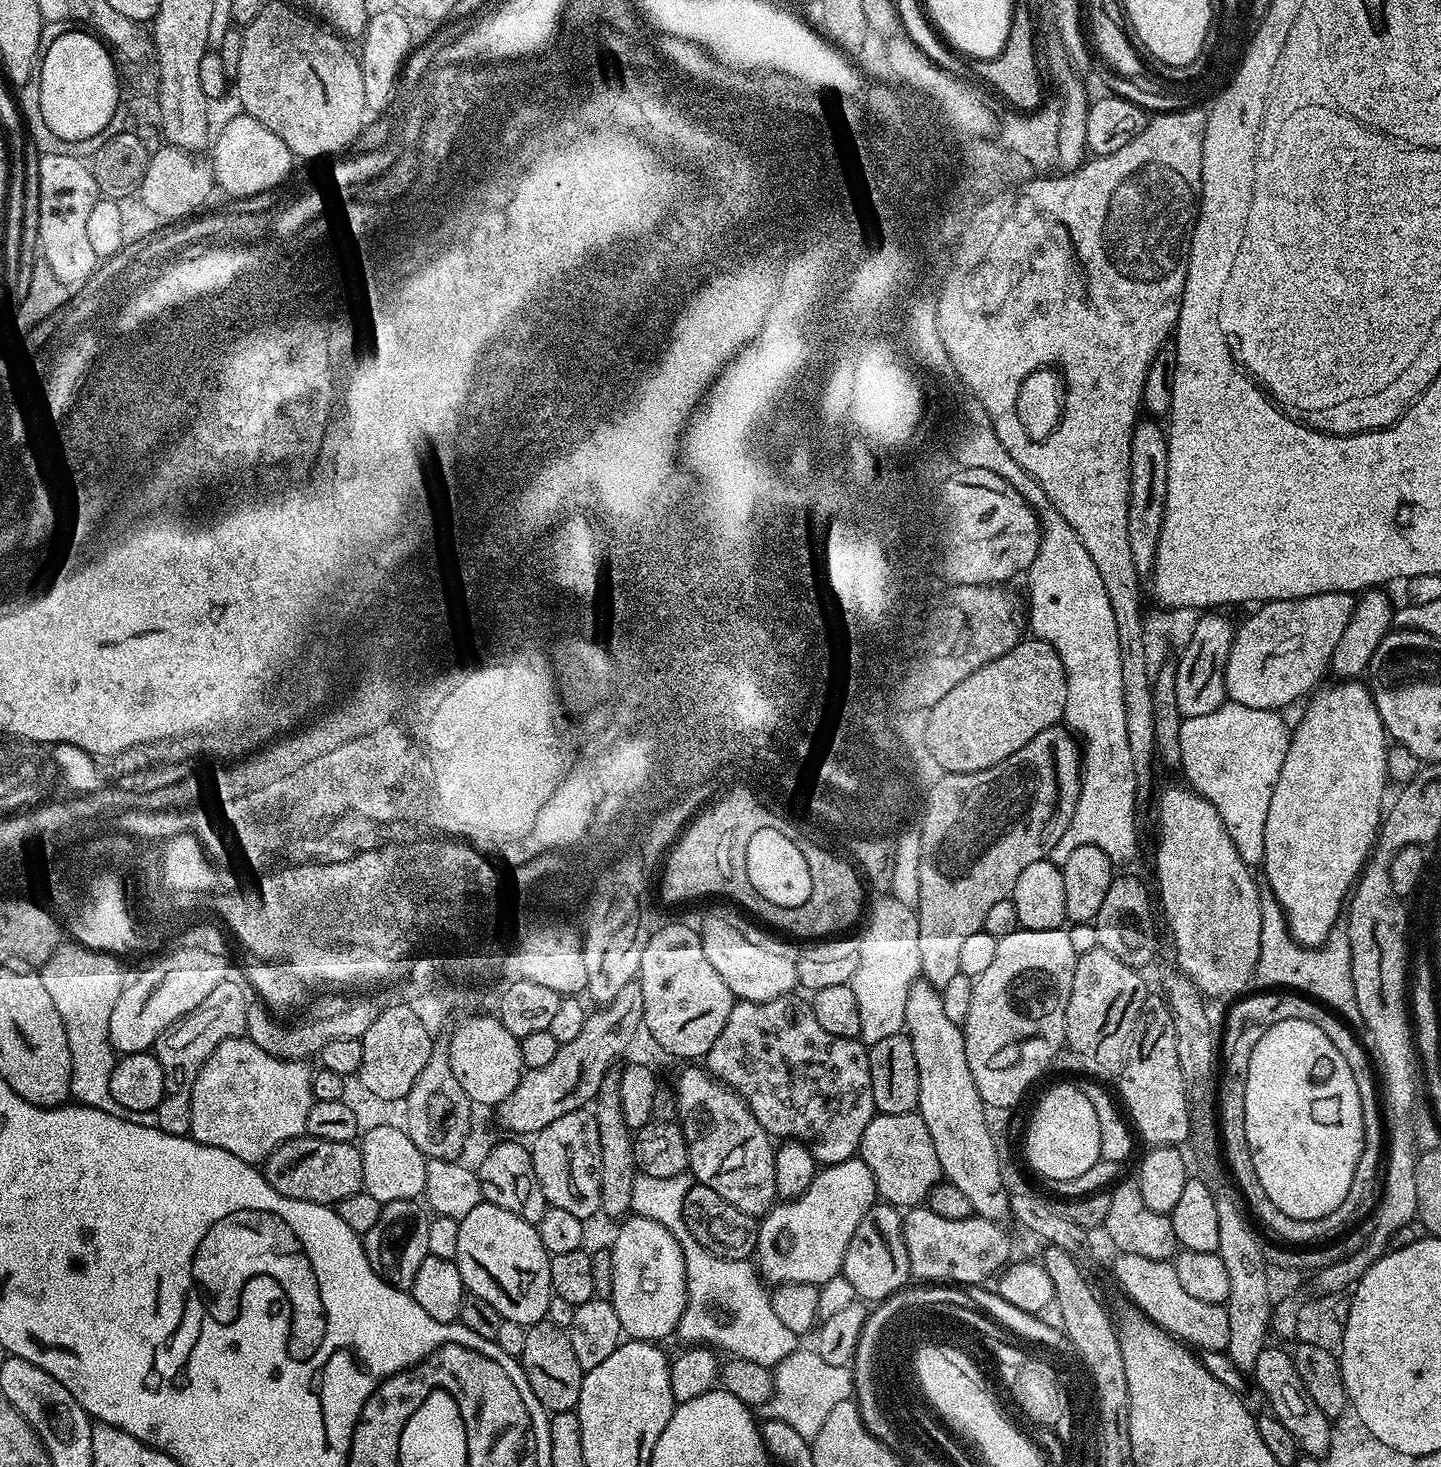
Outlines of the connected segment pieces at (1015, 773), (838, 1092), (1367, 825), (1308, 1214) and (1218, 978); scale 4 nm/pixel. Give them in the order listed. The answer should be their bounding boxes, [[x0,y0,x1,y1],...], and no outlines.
[[918,727,1064,989],[706,994,877,1165],[1262,678,1390,948],[1246,1019,1364,1220],[1155,787,1262,998]]

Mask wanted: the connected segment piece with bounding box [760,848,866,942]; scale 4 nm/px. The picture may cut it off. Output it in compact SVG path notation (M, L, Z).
M809 848L804 853L806 866L812 864L810 872L810 898L802 902L802 906L793 908L761 907L760 916L768 924L789 932L792 936L801 936L804 942L816 942L821 938L832 938L837 934L844 934L848 927L860 916L860 911L866 906L866 891L862 881L858 881L848 868L839 860L832 859L820 849Z

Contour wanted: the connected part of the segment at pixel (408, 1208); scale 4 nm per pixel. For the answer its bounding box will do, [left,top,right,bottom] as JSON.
[362,1200,430,1289]

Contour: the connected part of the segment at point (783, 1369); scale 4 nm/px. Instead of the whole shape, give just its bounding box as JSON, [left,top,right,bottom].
[766,1348,855,1441]

